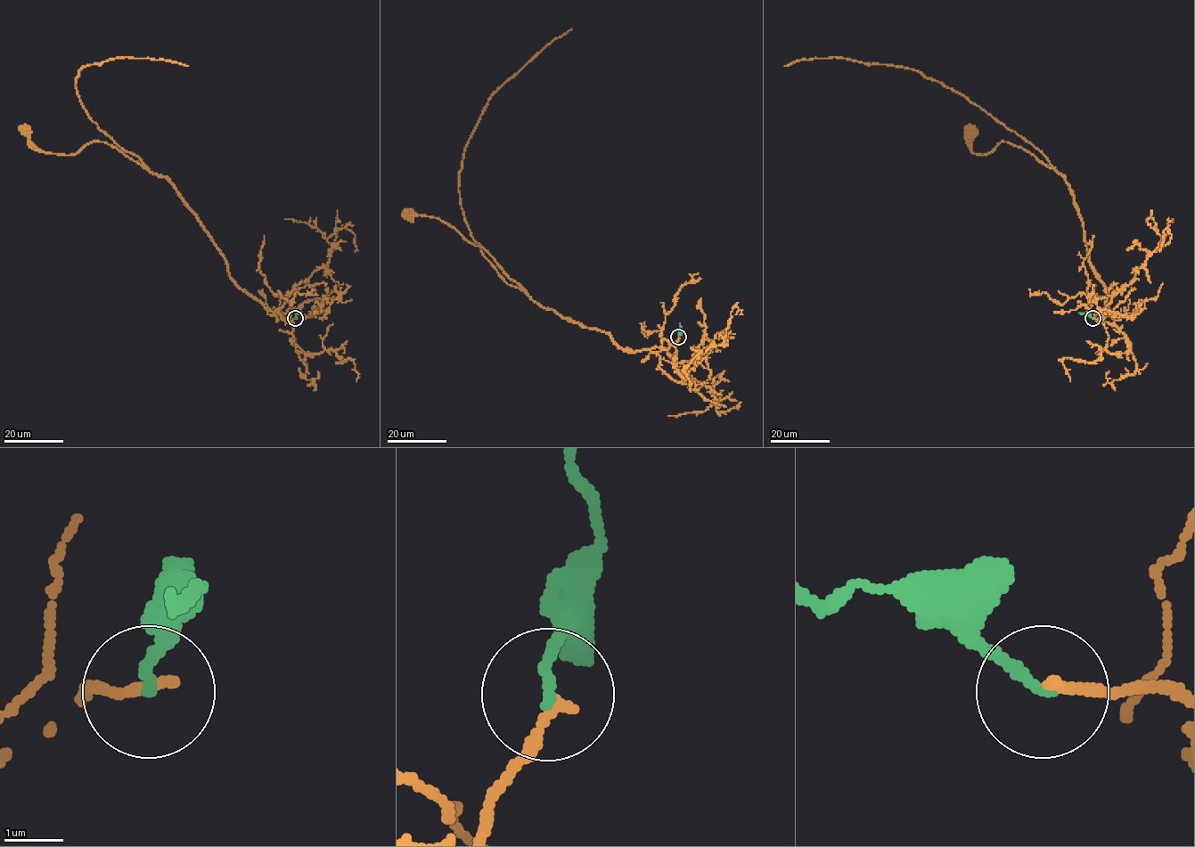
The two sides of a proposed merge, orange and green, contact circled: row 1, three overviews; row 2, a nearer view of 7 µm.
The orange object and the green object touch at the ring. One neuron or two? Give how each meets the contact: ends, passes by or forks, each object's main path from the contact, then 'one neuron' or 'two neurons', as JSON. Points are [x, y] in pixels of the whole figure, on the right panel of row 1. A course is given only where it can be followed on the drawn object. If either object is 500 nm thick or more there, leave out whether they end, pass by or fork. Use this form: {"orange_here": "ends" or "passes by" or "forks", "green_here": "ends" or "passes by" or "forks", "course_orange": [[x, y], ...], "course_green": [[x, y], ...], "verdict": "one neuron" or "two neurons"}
{"orange_here": "ends", "green_here": "ends", "course_orange": [[1092, 318], [1101, 321], [1095, 313], [1105, 308], [1105, 287], [1065, 178], [1007, 142], [973, 154], [970, 132]], "course_green": [[1092, 318], [1078, 313]], "verdict": "one neuron"}

